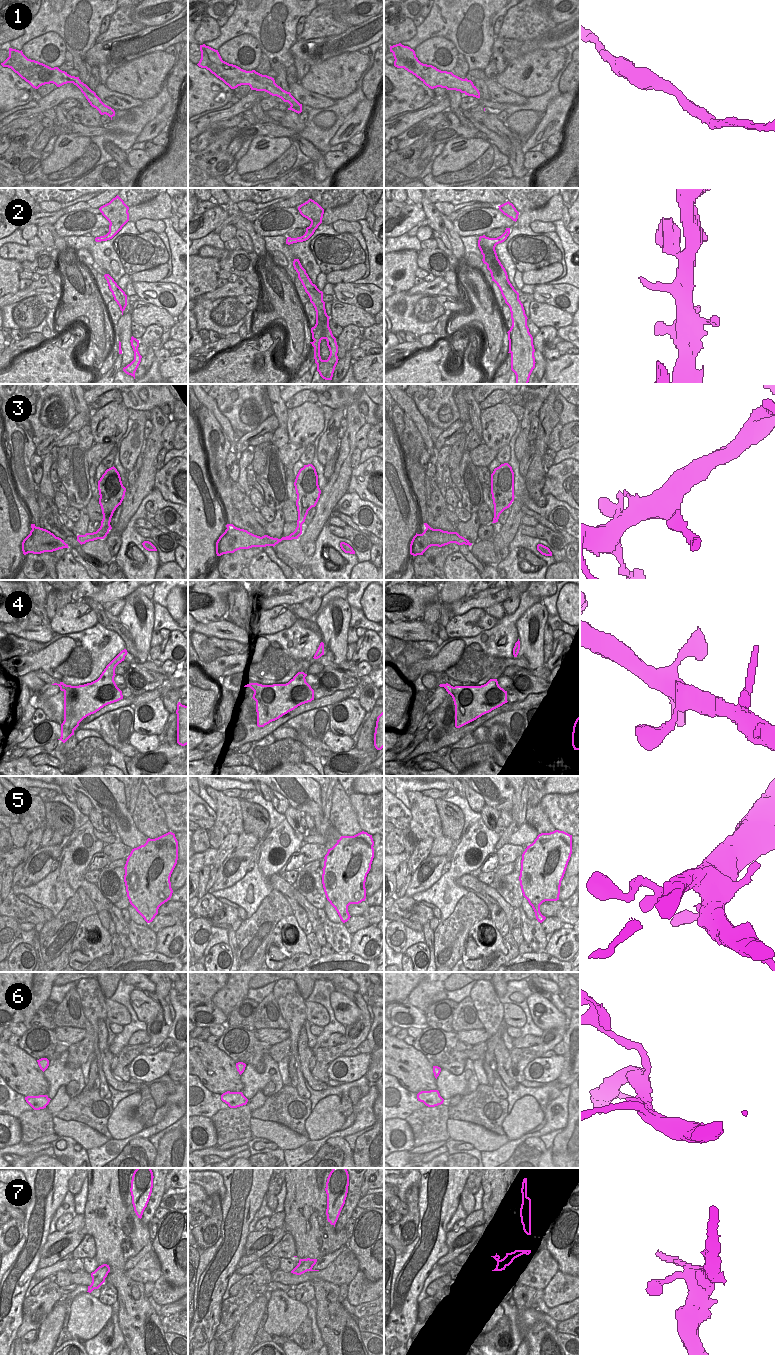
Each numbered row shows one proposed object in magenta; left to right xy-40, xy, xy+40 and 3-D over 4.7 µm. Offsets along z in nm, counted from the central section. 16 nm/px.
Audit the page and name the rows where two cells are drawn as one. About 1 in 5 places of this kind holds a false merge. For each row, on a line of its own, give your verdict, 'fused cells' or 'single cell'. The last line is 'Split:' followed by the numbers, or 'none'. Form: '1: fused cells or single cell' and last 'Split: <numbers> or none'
1: single cell
2: single cell
3: single cell
4: single cell
5: single cell
6: fused cells
7: single cell
Split: 6

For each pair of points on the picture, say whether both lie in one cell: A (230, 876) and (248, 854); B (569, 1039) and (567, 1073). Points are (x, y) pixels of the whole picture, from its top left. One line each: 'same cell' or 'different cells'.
A: same cell
B: same cell

